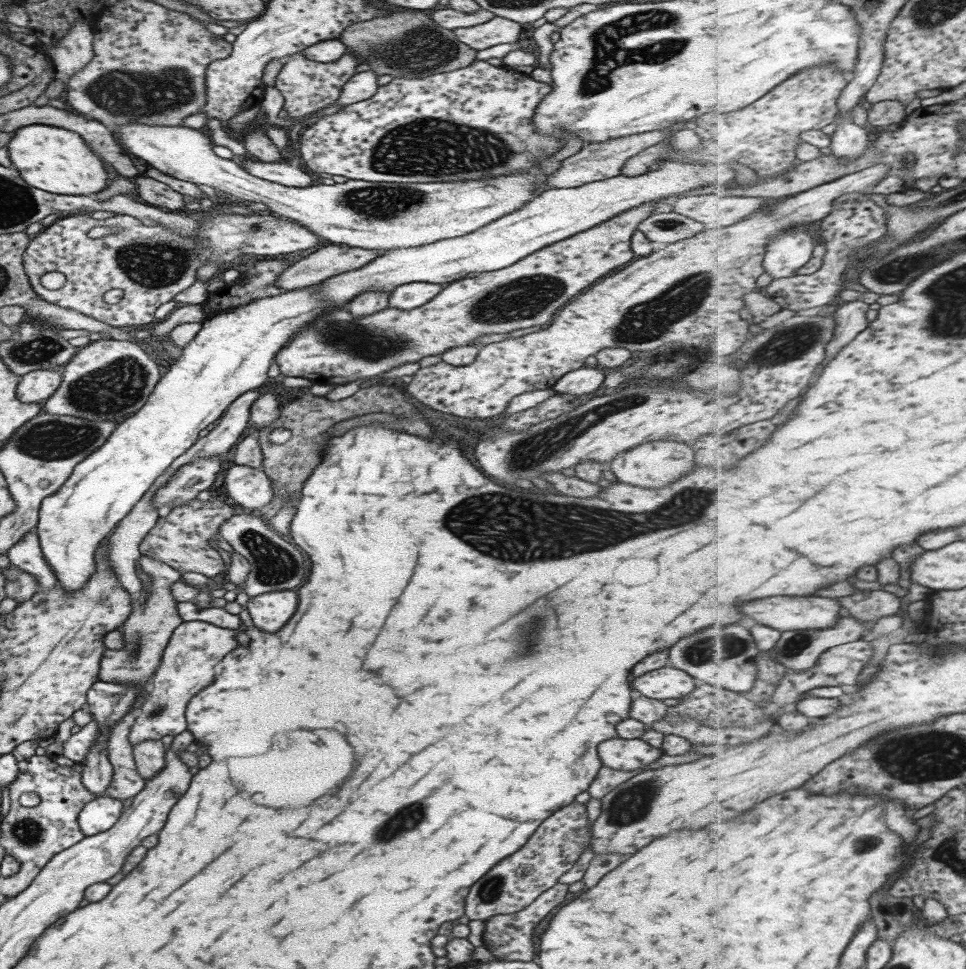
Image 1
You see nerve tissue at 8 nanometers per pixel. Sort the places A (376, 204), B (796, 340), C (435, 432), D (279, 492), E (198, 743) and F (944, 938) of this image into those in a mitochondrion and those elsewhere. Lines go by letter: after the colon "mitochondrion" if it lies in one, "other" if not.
A: mitochondrion
B: mitochondrion
C: other
D: other
E: other
F: other

